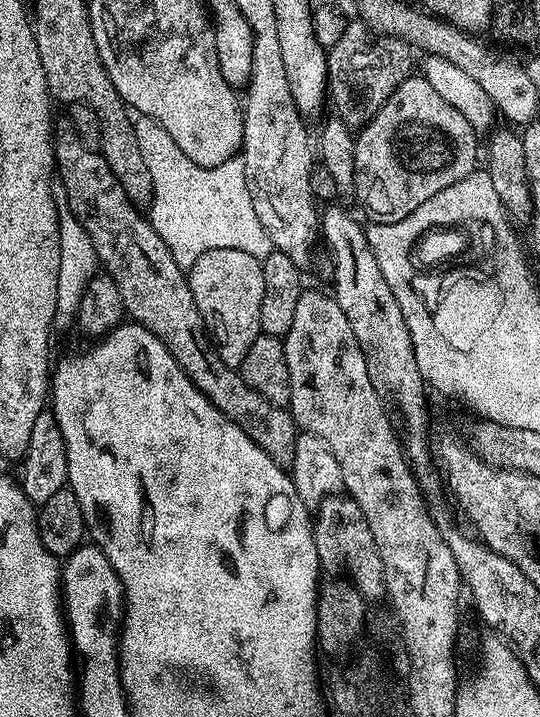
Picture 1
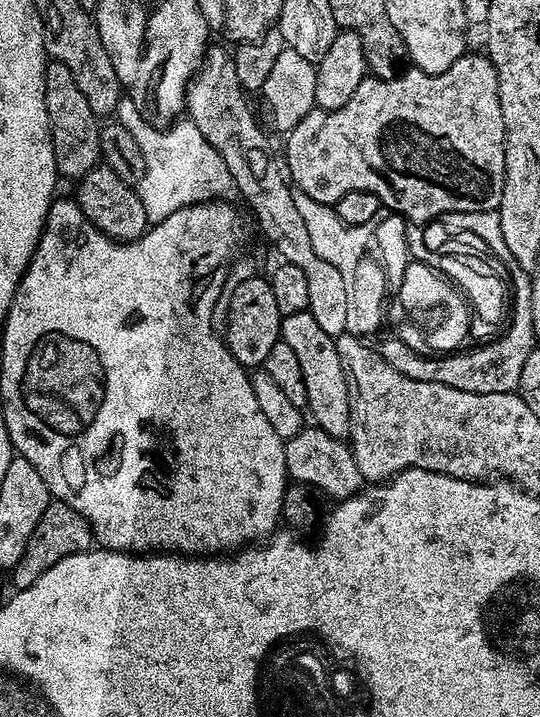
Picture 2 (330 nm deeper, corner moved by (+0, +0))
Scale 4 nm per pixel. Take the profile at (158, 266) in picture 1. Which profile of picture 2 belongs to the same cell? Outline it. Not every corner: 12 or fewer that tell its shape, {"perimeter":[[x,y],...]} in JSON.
{"perimeter":[[45,63],[57,173],[101,163],[101,121],[70,66]]}

